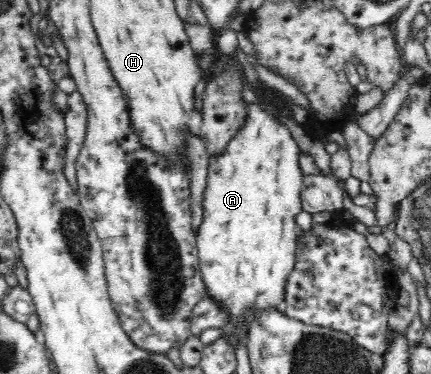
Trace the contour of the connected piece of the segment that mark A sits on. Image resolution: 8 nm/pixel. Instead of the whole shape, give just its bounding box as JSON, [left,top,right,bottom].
[196,105,304,350]

